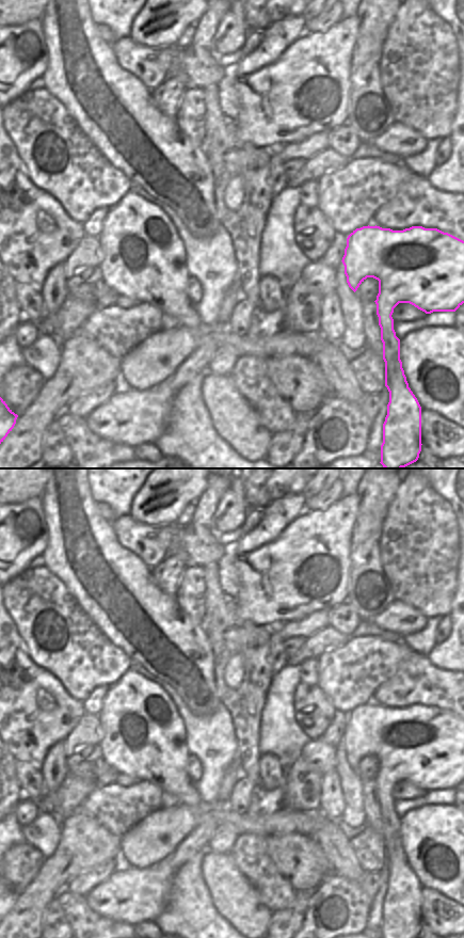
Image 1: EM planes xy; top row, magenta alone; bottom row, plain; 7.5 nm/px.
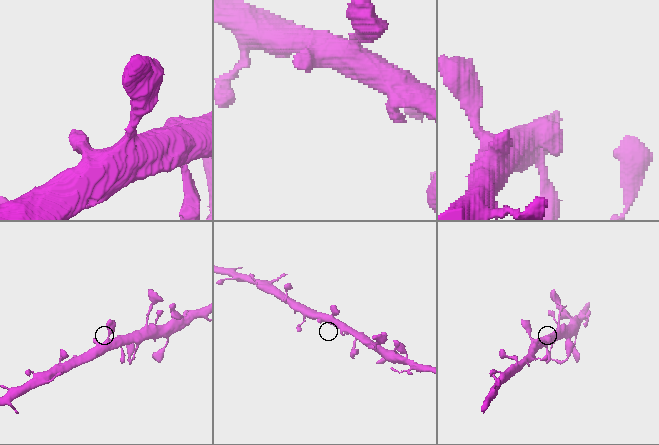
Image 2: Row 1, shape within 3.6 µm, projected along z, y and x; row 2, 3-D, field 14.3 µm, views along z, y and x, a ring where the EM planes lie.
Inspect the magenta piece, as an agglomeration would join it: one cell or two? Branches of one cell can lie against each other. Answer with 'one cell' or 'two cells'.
one cell

